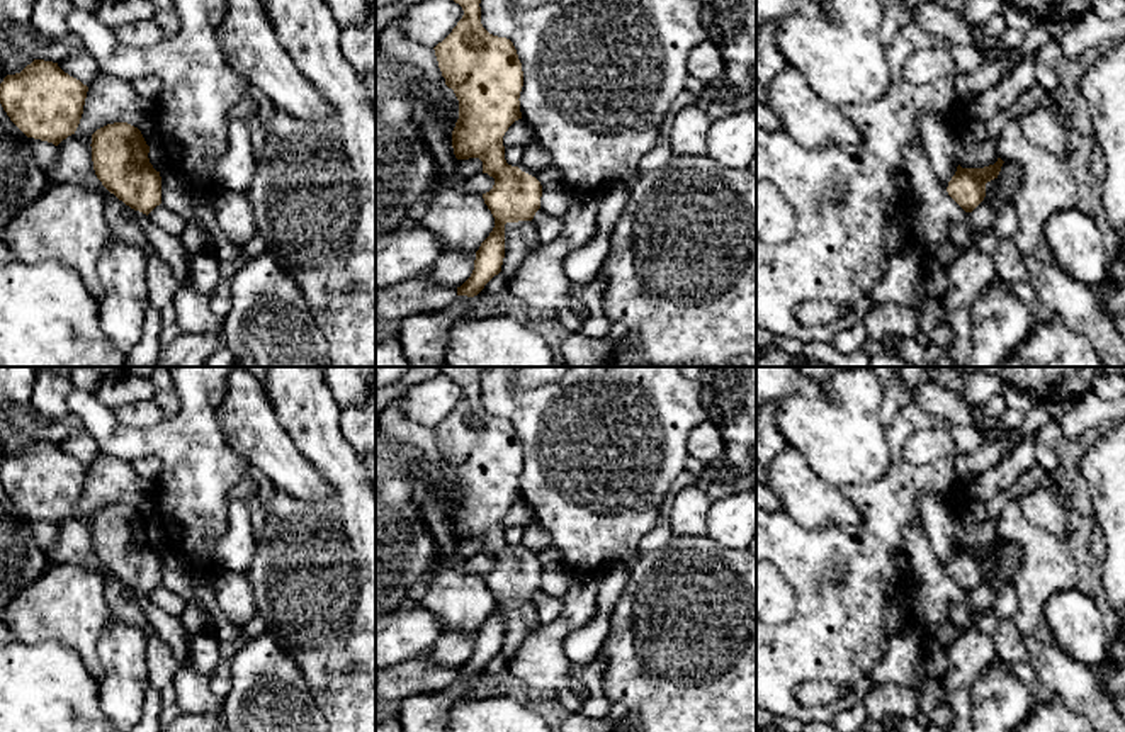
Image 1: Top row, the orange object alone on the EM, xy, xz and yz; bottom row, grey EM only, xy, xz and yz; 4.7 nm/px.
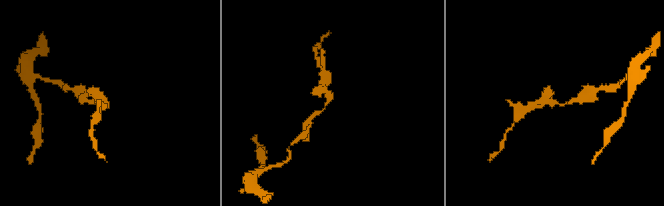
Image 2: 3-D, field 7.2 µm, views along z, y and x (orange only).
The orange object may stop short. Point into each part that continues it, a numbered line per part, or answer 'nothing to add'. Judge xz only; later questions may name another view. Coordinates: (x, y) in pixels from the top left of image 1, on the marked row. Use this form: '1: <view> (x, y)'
nothing to add

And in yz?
nothing to add

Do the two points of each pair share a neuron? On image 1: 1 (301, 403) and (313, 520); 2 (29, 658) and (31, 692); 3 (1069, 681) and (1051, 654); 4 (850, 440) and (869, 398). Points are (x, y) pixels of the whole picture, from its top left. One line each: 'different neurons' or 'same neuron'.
1: same neuron
2: same neuron
3: same neuron
4: same neuron

